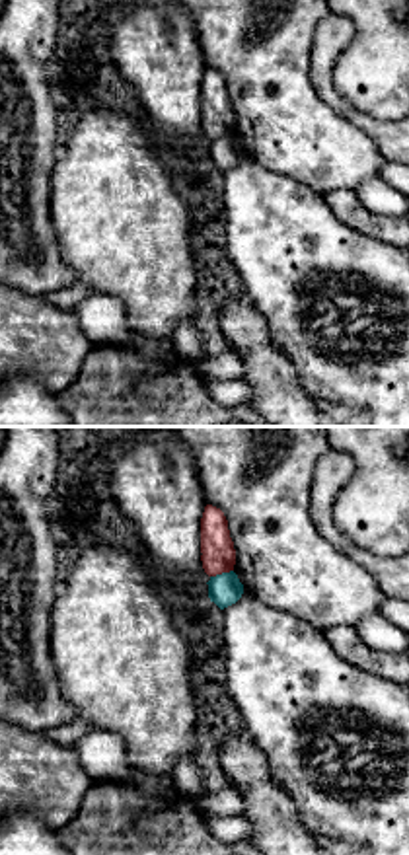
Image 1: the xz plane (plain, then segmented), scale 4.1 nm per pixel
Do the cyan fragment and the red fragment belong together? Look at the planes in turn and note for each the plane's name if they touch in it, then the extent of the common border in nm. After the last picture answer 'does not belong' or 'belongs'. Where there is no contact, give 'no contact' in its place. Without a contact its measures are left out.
contact in xz; length 100 nm

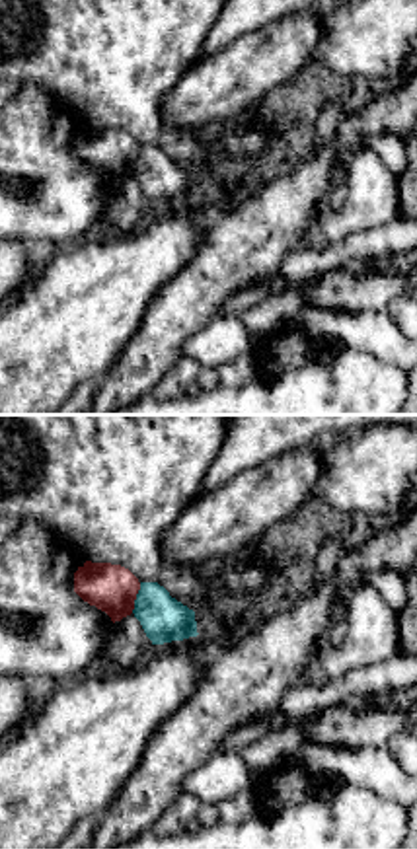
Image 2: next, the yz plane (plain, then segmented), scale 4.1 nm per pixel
contact in yz; length 130 nm

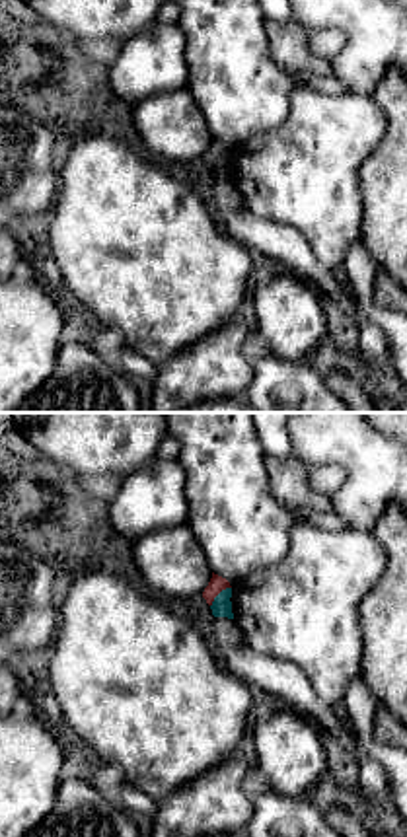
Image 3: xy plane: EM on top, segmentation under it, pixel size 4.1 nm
contact in xy; length 120 nm

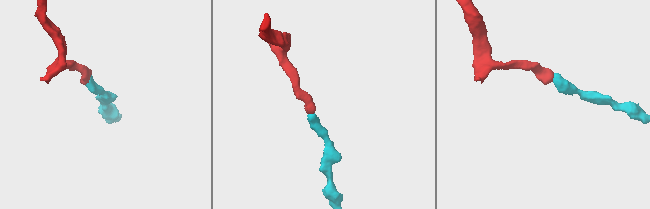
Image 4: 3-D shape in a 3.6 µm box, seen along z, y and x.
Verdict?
does not belong

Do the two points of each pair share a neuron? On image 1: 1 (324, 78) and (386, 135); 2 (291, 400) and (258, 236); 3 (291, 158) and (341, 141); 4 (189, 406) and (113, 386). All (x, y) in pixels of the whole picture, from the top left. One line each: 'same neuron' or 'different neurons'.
1: same neuron
2: different neurons
3: same neuron
4: same neuron

